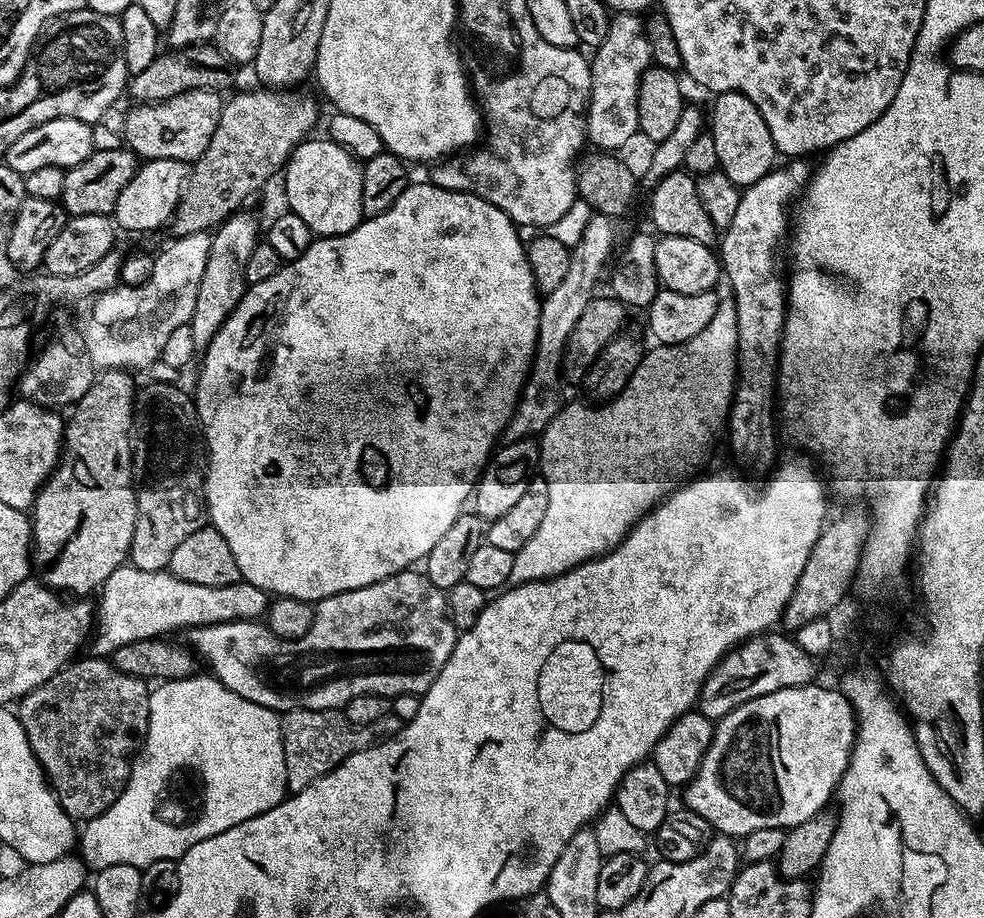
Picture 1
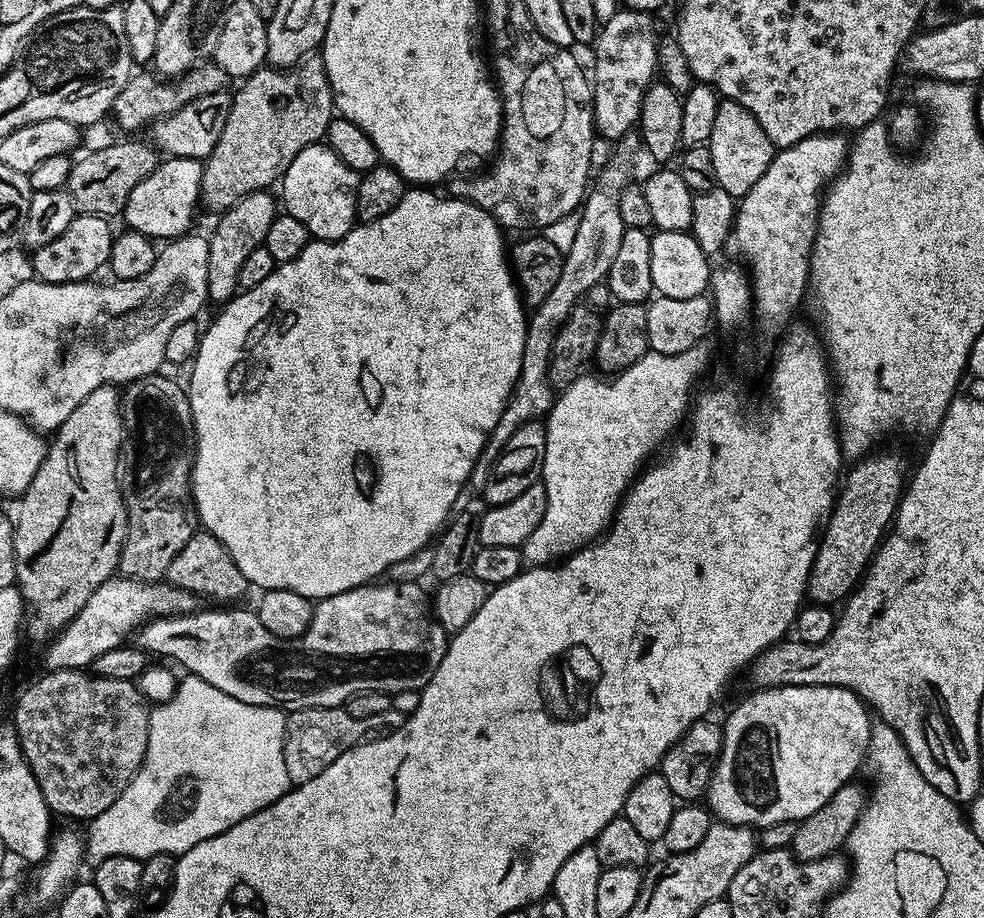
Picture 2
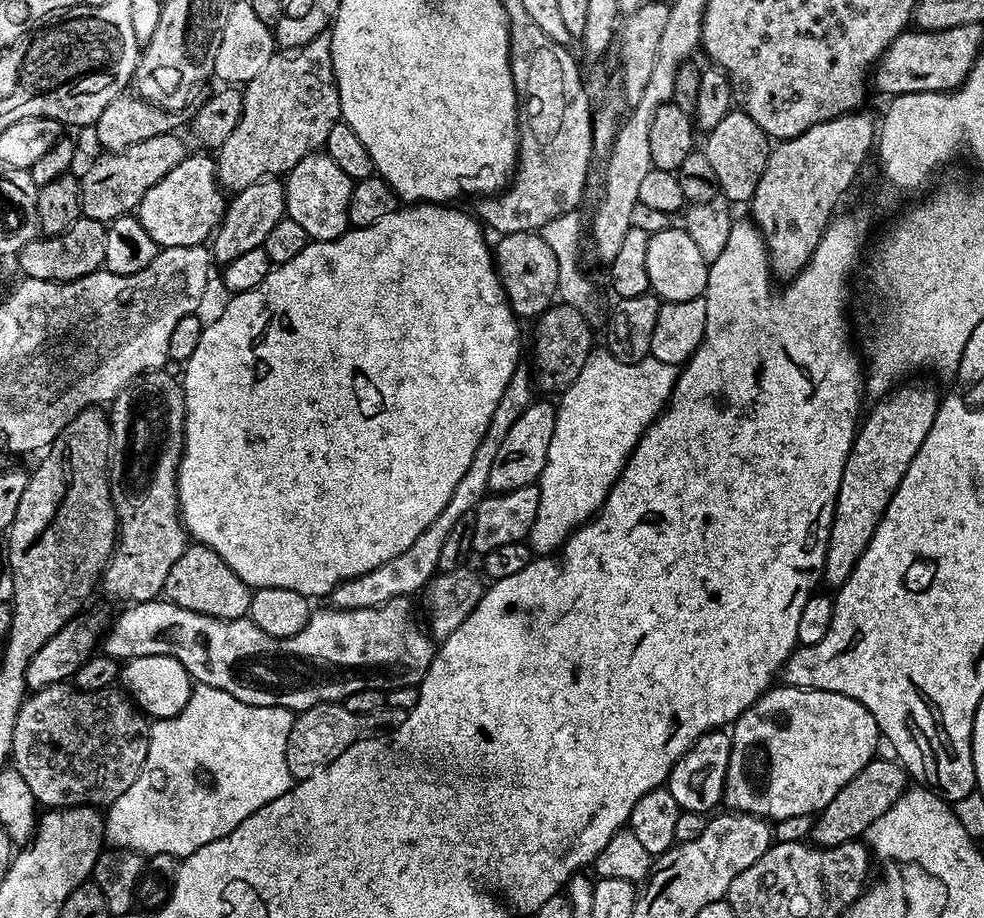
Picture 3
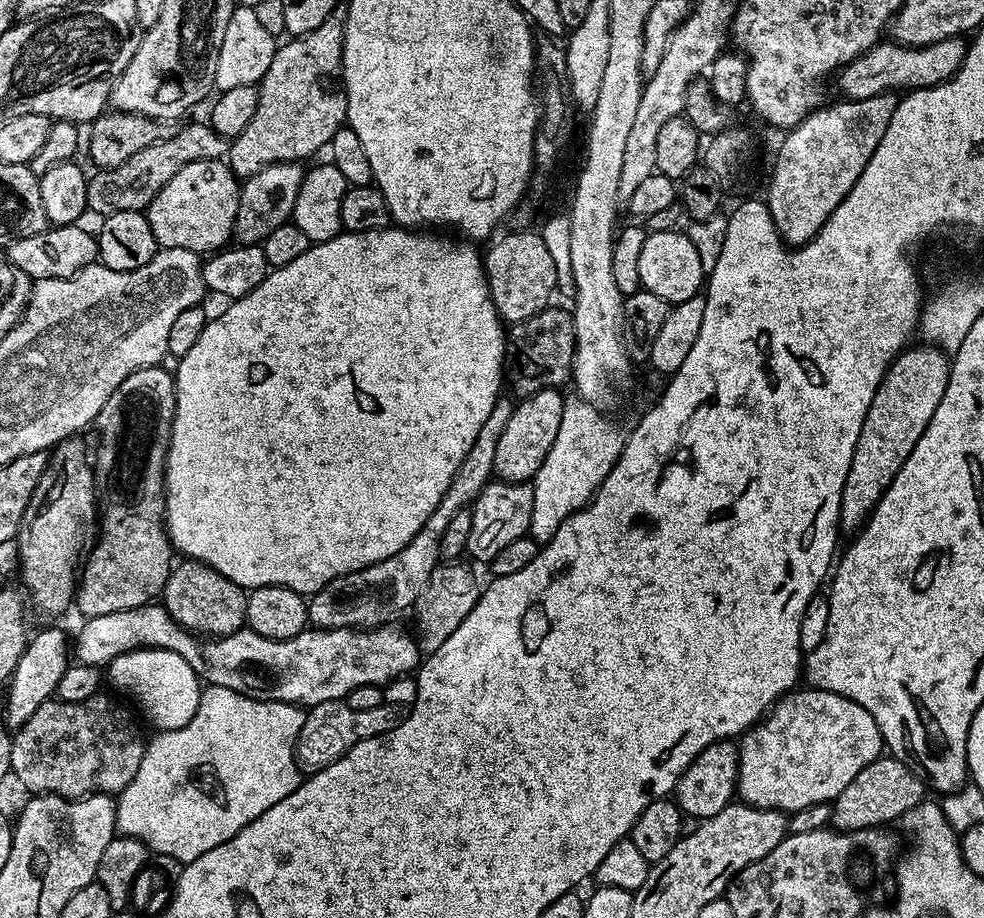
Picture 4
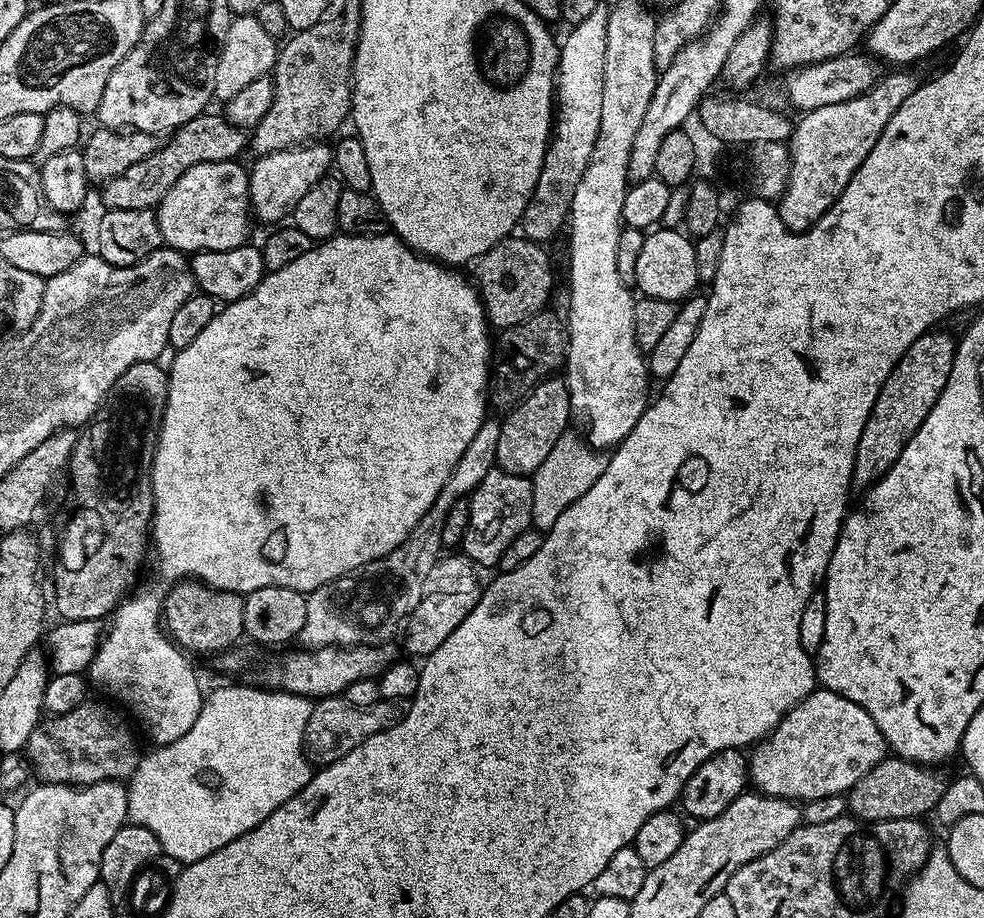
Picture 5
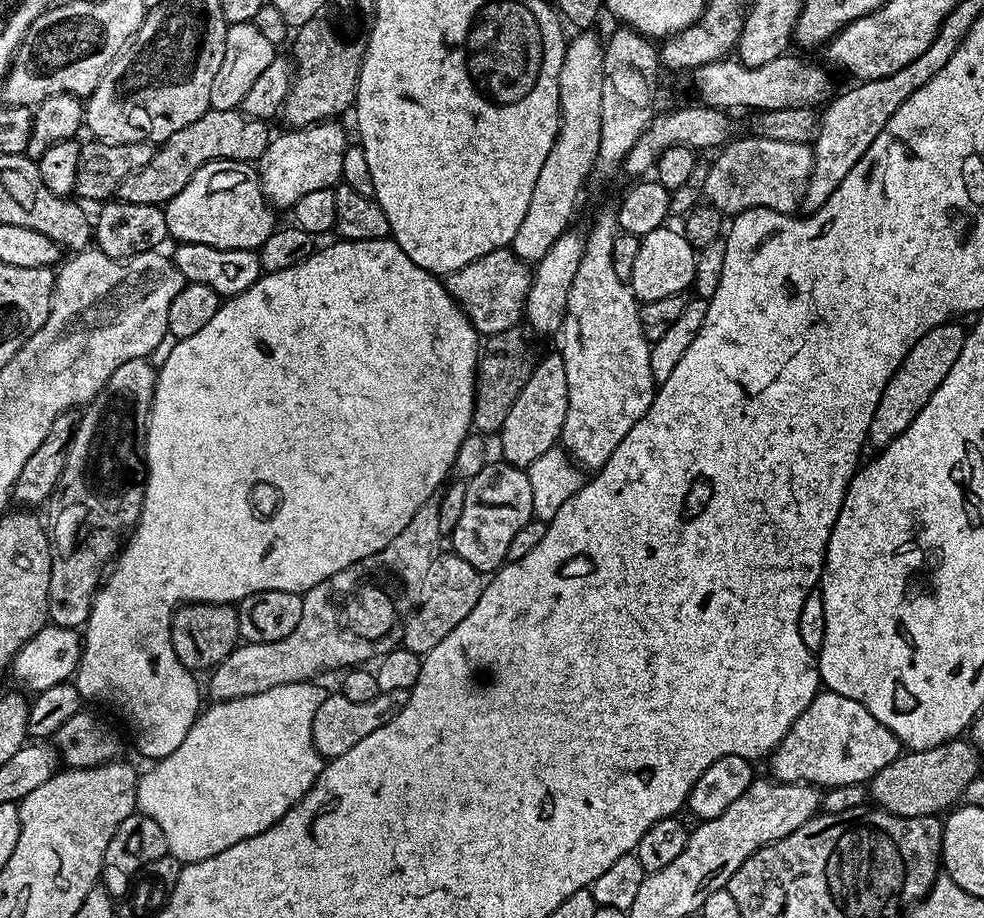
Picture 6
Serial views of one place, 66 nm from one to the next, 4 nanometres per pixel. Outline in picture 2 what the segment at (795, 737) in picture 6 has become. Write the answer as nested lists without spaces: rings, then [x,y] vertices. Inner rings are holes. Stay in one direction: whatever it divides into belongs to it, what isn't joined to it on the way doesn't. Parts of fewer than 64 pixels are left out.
[[[786,686],[756,690],[751,694],[753,696],[746,697],[729,714],[728,721],[723,721],[722,750],[708,783],[707,807],[717,821],[742,824],[753,830],[778,822],[802,821],[814,814],[818,806],[826,806],[834,793],[855,777],[852,775],[859,768],[861,771],[868,755],[873,717],[855,692],[838,686]]]

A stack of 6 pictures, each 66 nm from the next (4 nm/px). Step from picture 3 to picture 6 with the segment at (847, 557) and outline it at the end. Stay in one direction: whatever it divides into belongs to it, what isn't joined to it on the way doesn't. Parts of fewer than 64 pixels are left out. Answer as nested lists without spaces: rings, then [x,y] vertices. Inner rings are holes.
[[[963,323],[939,324],[934,326],[934,330],[926,330],[926,334],[922,334],[922,338],[914,342],[910,354],[906,354],[906,358],[898,366],[890,382],[886,382],[886,390],[882,390],[882,398],[878,398],[878,410],[874,410],[874,418],[870,418],[867,438],[869,445],[876,444],[877,449],[888,447],[890,441],[898,438],[898,434],[902,434],[902,430],[906,430],[906,426],[914,422],[922,406],[930,402],[934,390],[942,386],[942,378],[950,374],[950,366],[954,366],[954,362],[958,362],[958,354],[962,354],[966,328],[965,325],[960,324]]]

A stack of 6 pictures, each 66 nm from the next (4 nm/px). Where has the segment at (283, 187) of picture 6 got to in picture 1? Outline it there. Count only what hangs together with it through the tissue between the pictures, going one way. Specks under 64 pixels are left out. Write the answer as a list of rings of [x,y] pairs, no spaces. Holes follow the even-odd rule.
[[[248,210],[235,212],[223,220],[211,233],[210,254],[206,258],[206,270],[202,270],[202,282],[198,286],[198,302],[194,302],[194,314],[191,318],[194,330],[194,346],[197,350],[208,347],[208,343],[218,334],[218,330],[226,322],[226,318],[238,306],[244,297],[244,267],[254,251],[254,246],[261,243],[262,224],[248,213]]]

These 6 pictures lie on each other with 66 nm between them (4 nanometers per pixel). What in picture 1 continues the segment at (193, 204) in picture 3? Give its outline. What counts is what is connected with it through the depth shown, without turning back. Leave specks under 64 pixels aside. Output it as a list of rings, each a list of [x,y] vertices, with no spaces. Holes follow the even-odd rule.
[[[170,158],[144,160],[137,167],[134,178],[130,178],[130,182],[126,182],[122,194],[118,194],[114,213],[114,223],[117,229],[124,231],[125,228],[128,232],[156,232],[163,224],[165,227],[171,221],[172,215],[175,214],[176,208],[180,204],[180,196],[184,192],[184,183],[188,181],[189,171],[189,165],[183,160],[171,160]]]

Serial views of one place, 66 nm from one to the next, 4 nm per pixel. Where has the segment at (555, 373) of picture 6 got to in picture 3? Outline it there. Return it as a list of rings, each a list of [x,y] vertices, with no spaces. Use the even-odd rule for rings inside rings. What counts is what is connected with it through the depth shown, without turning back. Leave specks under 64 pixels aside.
[[[548,398],[533,399],[526,410],[522,410],[522,418],[510,426],[506,438],[502,438],[502,446],[498,446],[498,454],[494,454],[494,462],[490,464],[488,479],[489,493],[518,490],[527,484],[536,484],[542,470],[546,466],[546,454],[550,450],[550,438],[554,438],[554,422],[556,421],[556,404]]]

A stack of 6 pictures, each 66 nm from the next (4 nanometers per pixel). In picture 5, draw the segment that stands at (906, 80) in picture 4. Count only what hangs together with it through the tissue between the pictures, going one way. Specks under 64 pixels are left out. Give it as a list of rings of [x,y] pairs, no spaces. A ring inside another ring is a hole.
[[[864,50],[844,52],[834,58],[826,58],[822,62],[803,64],[801,68],[793,68],[784,80],[784,92],[794,107],[801,113],[818,110],[822,106],[834,106],[834,102],[846,102],[864,92],[869,92],[882,78],[881,61]]]

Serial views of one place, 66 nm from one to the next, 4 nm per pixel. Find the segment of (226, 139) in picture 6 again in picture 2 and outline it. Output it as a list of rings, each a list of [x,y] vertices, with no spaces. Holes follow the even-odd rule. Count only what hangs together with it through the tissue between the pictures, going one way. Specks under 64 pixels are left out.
[[[124,138],[121,144],[108,144],[105,148],[96,148],[93,152],[85,154],[81,160],[77,159],[70,170],[70,178],[66,185],[66,191],[72,195],[72,201],[76,207],[77,213],[86,216],[102,216],[105,218],[119,217],[126,206],[126,198],[130,198],[130,190],[146,178],[156,169],[158,163],[158,152],[151,143],[136,140],[140,138]]]

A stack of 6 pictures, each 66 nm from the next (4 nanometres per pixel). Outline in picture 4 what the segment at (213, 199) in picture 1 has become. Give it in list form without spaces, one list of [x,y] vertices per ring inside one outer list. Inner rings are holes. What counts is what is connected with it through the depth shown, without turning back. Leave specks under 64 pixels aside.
[[[337,3],[336,9],[326,18],[326,22],[322,22],[322,26],[318,26],[314,30],[310,30],[301,36],[293,36],[285,39],[279,45],[274,54],[274,58],[270,62],[270,70],[266,70],[266,74],[260,79],[258,85],[258,106],[254,118],[250,118],[250,122],[246,122],[246,130],[242,130],[242,134],[238,134],[228,145],[228,154],[226,163],[232,169],[232,173],[237,178],[247,178],[252,176],[258,170],[262,170],[271,164],[281,164],[287,160],[293,162],[307,161],[307,156],[312,156],[316,151],[327,149],[330,138],[334,138],[334,134],[338,134],[340,128],[345,127],[348,119],[348,107],[346,106],[346,94],[344,93],[344,71],[342,70],[342,42],[344,41],[344,23],[346,22],[346,14],[348,13],[347,3]]]

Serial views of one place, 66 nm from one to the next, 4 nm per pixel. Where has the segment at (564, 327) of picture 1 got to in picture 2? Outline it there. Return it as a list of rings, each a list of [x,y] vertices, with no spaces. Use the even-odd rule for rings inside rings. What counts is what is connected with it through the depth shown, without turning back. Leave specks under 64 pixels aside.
[[[612,156],[605,162],[604,169],[598,172],[595,173],[594,183],[579,209],[574,246],[570,246],[570,250],[564,253],[562,274],[558,274],[558,282],[554,290],[546,294],[546,302],[535,305],[528,316],[526,350],[522,352],[522,370],[518,370],[518,382],[502,410],[502,418],[498,418],[498,426],[494,426],[494,430],[488,435],[488,441],[484,444],[482,454],[467,484],[458,494],[457,509],[468,510],[472,504],[472,496],[479,497],[483,493],[486,486],[486,474],[490,474],[490,464],[504,453],[510,438],[514,438],[514,433],[518,431],[518,428],[526,426],[526,422],[531,420],[547,417],[557,397],[548,373],[554,350],[554,338],[560,327],[568,321],[568,316],[583,301],[580,299],[595,284],[603,285],[608,279],[610,265],[614,263],[614,257],[619,244],[622,243],[622,234],[625,230],[620,213],[620,196],[633,179],[632,164],[624,156]]]

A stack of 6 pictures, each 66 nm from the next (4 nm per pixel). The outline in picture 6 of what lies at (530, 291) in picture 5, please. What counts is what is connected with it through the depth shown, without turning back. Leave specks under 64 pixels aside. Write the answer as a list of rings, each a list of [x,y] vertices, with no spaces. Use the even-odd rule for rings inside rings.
[[[511,247],[499,248],[482,254],[482,258],[474,258],[474,262],[462,266],[462,270],[451,272],[446,277],[446,287],[481,337],[487,338],[515,328],[524,320],[533,273],[529,261],[519,260]]]

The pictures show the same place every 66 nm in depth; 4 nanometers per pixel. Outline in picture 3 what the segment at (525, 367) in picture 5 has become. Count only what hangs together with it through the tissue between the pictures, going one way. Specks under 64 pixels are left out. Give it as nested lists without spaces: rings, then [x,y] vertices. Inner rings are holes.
[[[556,302],[547,308],[535,321],[536,329],[532,332],[532,361],[530,367],[534,384],[541,393],[559,394],[564,392],[578,378],[586,358],[593,351],[592,332],[572,302]]]

